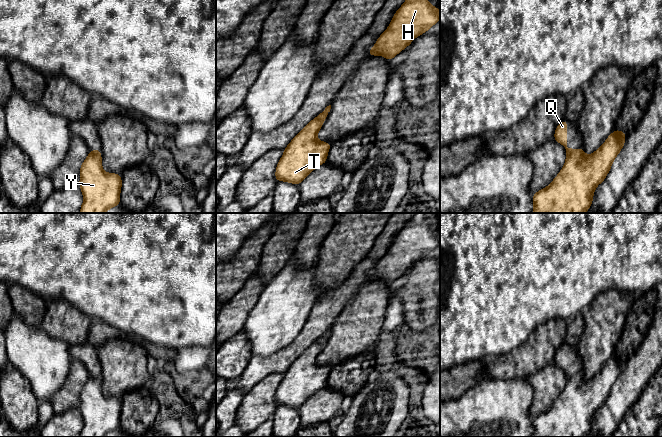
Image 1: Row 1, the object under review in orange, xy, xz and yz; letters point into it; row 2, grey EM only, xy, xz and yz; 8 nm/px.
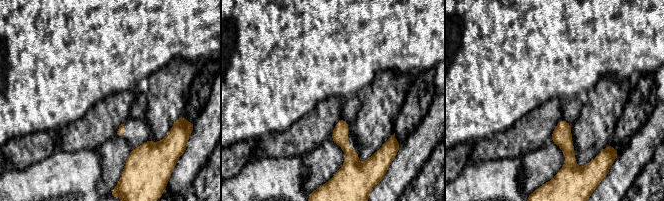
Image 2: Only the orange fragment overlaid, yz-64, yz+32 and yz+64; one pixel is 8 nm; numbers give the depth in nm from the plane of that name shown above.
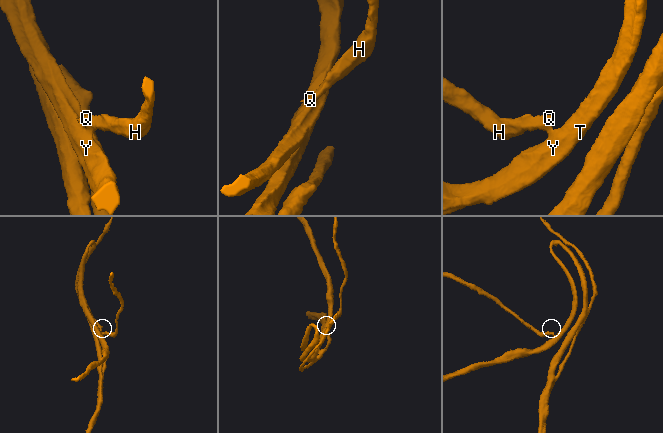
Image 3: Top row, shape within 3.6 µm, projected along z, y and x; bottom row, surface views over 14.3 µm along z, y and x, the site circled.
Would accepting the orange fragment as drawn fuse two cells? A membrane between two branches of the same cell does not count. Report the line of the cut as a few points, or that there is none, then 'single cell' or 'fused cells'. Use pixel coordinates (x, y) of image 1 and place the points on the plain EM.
yz (576, 373), (567, 378) | fused cells

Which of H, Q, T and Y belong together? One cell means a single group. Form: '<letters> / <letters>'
H Q / T Y

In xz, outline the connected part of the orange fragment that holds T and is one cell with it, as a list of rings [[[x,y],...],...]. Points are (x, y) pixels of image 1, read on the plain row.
[[[311,344],[284,373],[276,390],[276,405],[299,409],[315,392],[326,387],[331,368],[317,363],[324,344]]]

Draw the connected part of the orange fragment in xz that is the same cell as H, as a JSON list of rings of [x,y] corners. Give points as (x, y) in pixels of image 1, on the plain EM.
[[[426,217],[418,223],[408,220],[368,280],[382,279],[390,285],[439,244],[440,235],[437,230],[430,229]]]

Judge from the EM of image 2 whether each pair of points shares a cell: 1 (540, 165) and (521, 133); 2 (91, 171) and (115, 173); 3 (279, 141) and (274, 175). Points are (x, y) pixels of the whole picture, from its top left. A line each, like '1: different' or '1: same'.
1: different
2: different
3: different

